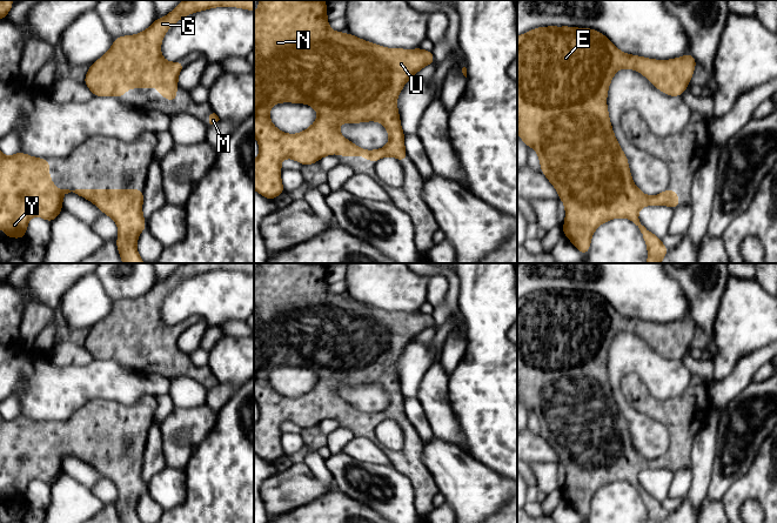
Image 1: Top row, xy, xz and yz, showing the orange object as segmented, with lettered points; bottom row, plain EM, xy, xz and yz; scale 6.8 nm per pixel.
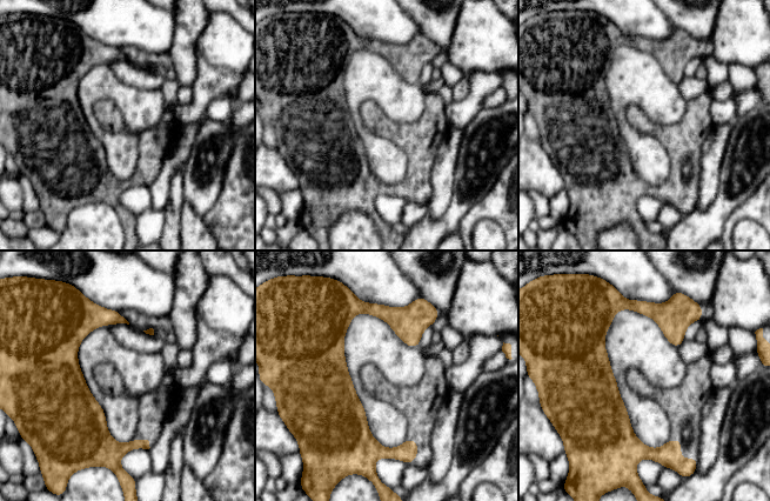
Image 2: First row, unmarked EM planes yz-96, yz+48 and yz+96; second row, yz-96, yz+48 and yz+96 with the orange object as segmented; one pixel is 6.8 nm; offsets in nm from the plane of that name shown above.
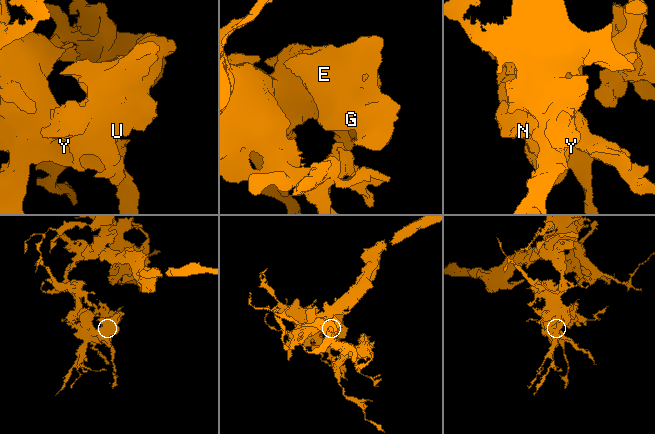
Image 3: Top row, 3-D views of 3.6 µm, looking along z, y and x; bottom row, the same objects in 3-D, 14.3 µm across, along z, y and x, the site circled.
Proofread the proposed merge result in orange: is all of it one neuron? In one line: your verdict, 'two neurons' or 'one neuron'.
one neuron

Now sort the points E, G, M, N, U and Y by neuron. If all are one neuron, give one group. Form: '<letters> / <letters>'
E G M N U Y

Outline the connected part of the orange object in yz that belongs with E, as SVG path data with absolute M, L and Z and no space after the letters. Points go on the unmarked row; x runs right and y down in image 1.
M537 290L517 300L517 397L527 410L532 410L540 422L541 435L556 451L564 467L563 498L587 519L596 491L612 482L627 481L641 494L648 511L648 523L663 523L669 512L662 503L641 488L638 474L645 469L669 469L676 472L679 460L674 452L648 460L632 444L628 422L611 391L607 358L614 337L621 331L636 333L657 353L669 360L681 360L694 338L696 322L688 316L677 322L654 323L621 315L596 293L577 290Z

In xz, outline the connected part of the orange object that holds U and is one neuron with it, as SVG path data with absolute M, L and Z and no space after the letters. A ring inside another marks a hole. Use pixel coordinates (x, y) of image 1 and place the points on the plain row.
M259 263L260 271L254 275L254 400L256 401L260 410L259 421L254 424L254 452L264 460L267 463L273 464L277 458L282 457L284 450L281 445L281 424L286 421L290 421L303 429L313 428L319 425L319 423L323 420L333 418L337 416L340 420L364 420L367 424L374 424L375 427L384 421L384 420L394 420L398 424L408 423L408 418L404 411L404 400L406 397L402 394L400 376L397 373L396 363L407 347L407 344L415 338L418 334L421 334L424 329L435 327L435 321L431 314L424 314L422 311L415 313L402 313L402 311L386 311L380 308L375 308L362 303L355 299L344 297L343 295L335 295L329 291L329 284L327 282L327 270L328 267L323 263ZM281 366L293 366L293 367L307 367L310 370L317 374L316 384L307 393L299 397L286 397L279 394L270 384L269 374L274 367ZM367 384L379 384L384 389L384 391L389 396L389 405L387 409L375 414L363 413L349 403L347 403L339 395L339 388L341 385L344 387L360 387Z

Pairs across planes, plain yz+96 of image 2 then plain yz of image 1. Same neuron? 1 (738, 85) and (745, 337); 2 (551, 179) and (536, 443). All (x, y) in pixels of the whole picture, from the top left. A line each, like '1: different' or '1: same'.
1: different
2: same

